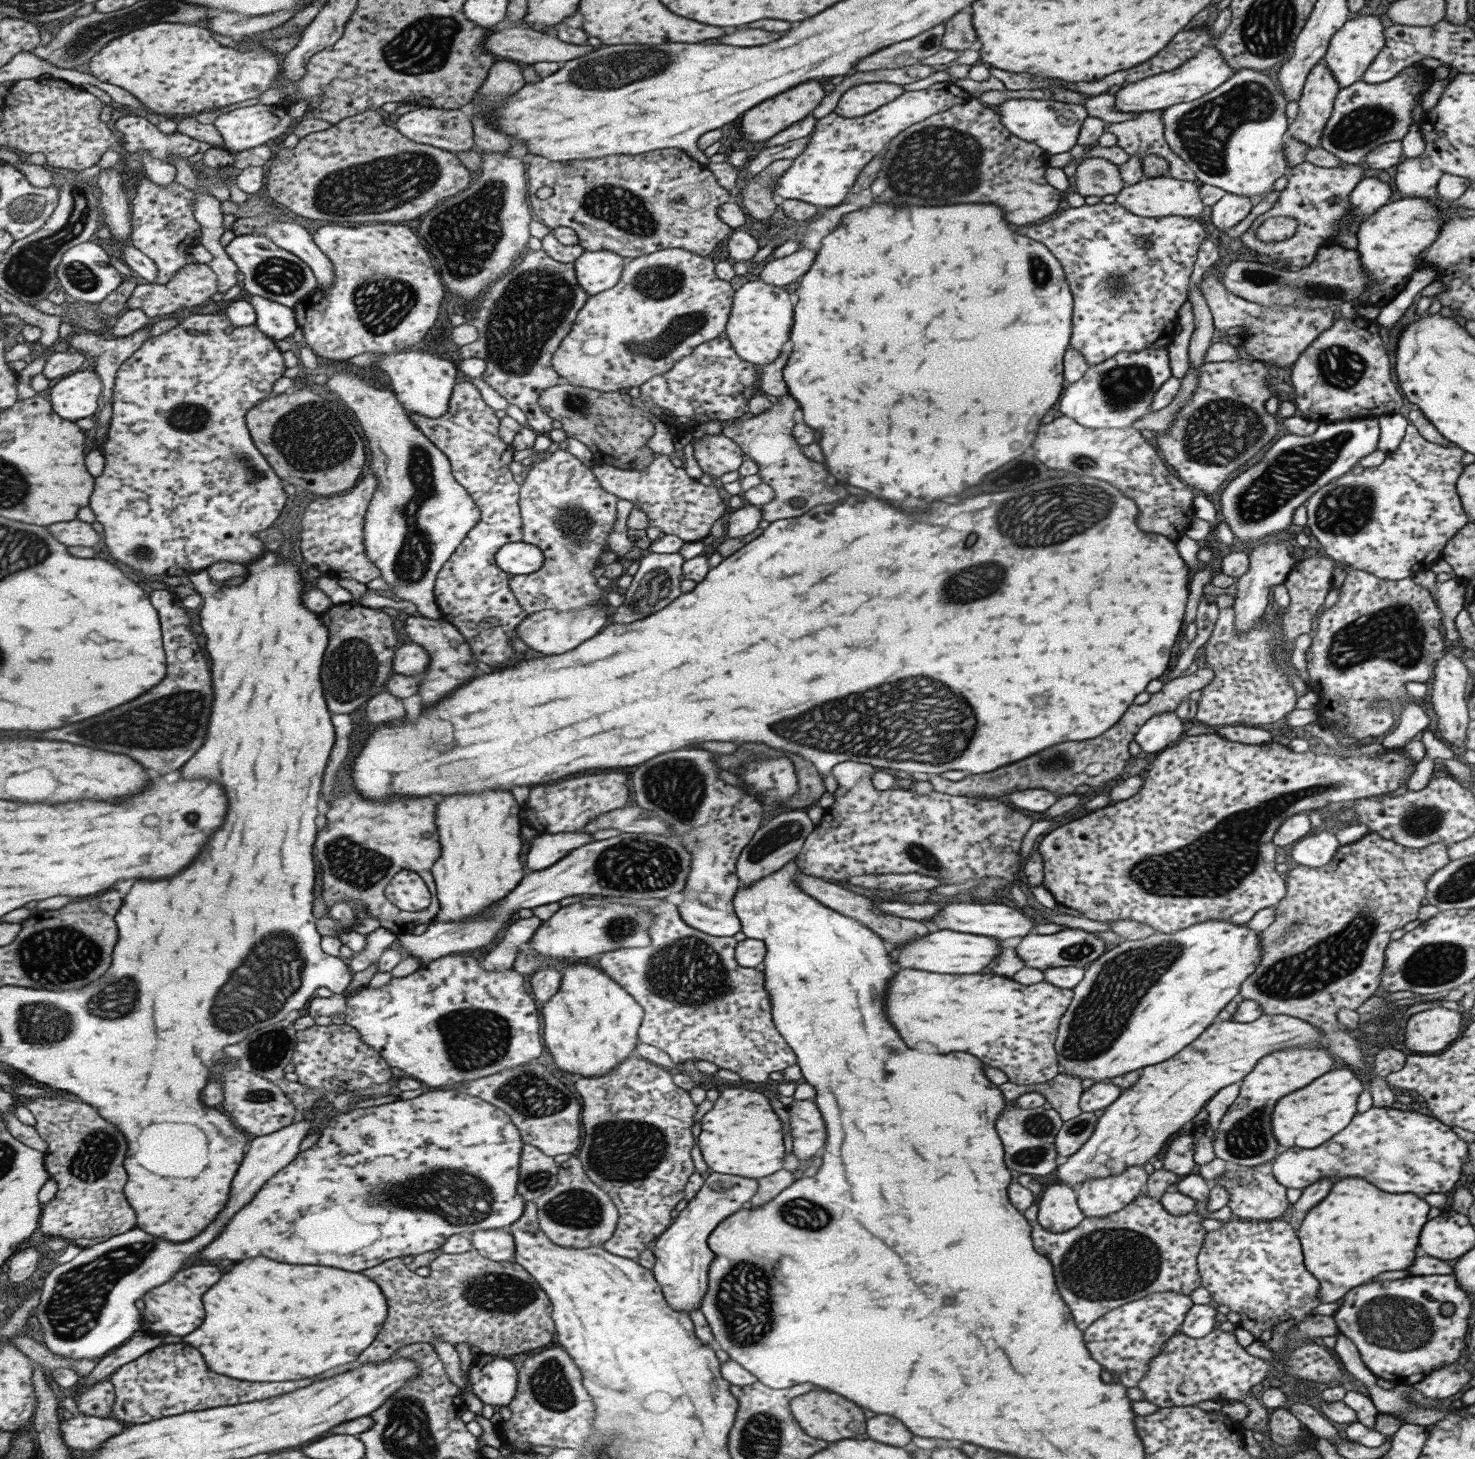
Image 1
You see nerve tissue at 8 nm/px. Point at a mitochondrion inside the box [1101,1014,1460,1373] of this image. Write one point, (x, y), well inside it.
(1395, 1322)

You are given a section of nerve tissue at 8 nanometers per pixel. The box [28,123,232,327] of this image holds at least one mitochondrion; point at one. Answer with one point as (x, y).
(82, 277)

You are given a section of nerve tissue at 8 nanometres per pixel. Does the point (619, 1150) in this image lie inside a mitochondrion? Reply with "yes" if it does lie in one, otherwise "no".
yes

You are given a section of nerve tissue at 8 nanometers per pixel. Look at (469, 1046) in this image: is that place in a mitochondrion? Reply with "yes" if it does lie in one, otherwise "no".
yes

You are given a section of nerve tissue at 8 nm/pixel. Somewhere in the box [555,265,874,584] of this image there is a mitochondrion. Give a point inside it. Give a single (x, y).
(683, 326)

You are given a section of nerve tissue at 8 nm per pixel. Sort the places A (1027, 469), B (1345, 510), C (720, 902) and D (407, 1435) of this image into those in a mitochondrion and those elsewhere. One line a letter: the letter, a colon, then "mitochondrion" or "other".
A: mitochondrion
B: mitochondrion
C: other
D: mitochondrion

